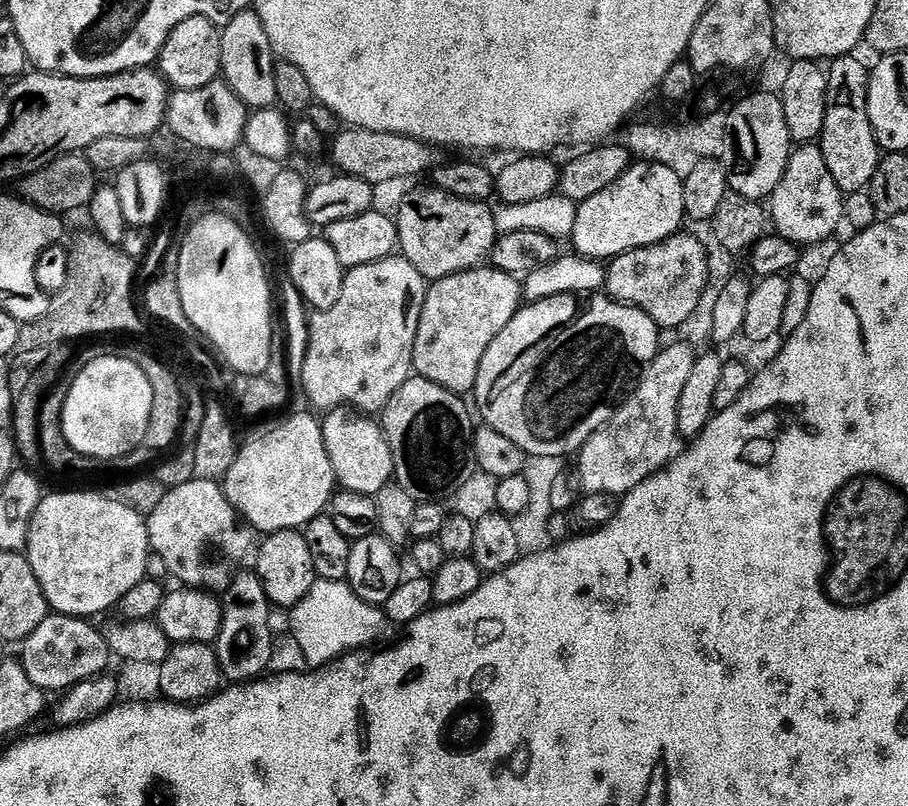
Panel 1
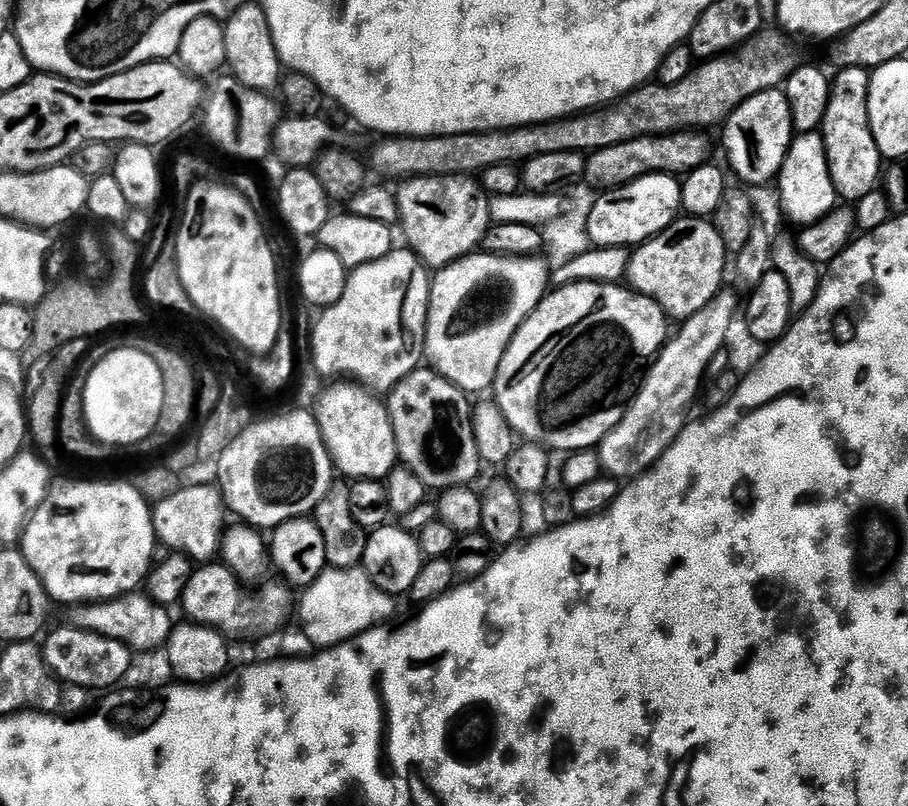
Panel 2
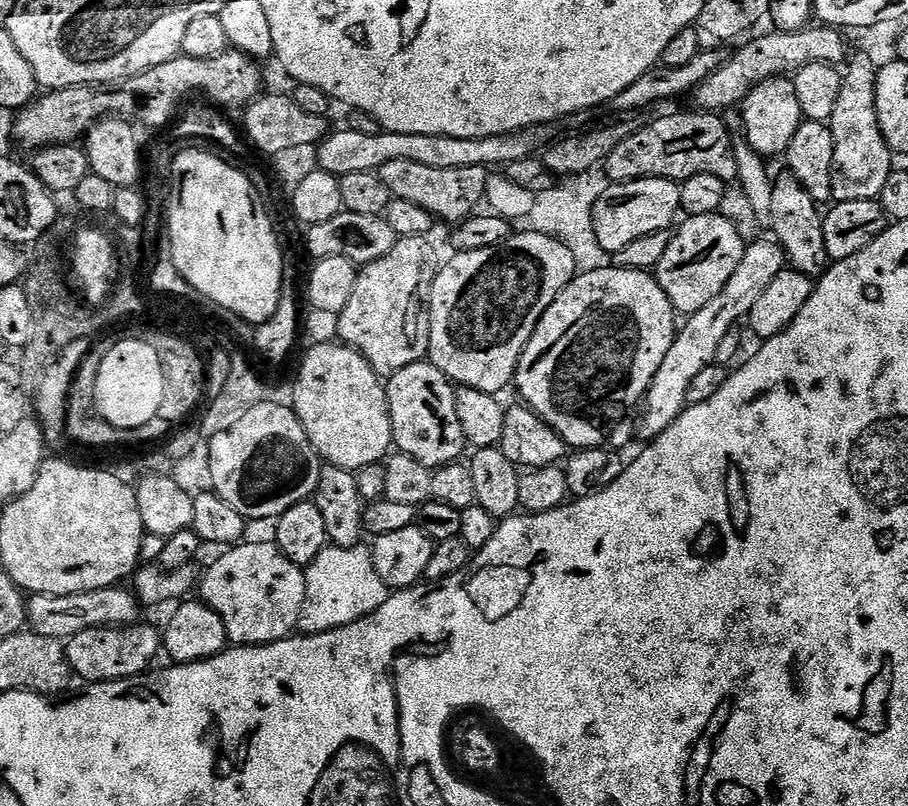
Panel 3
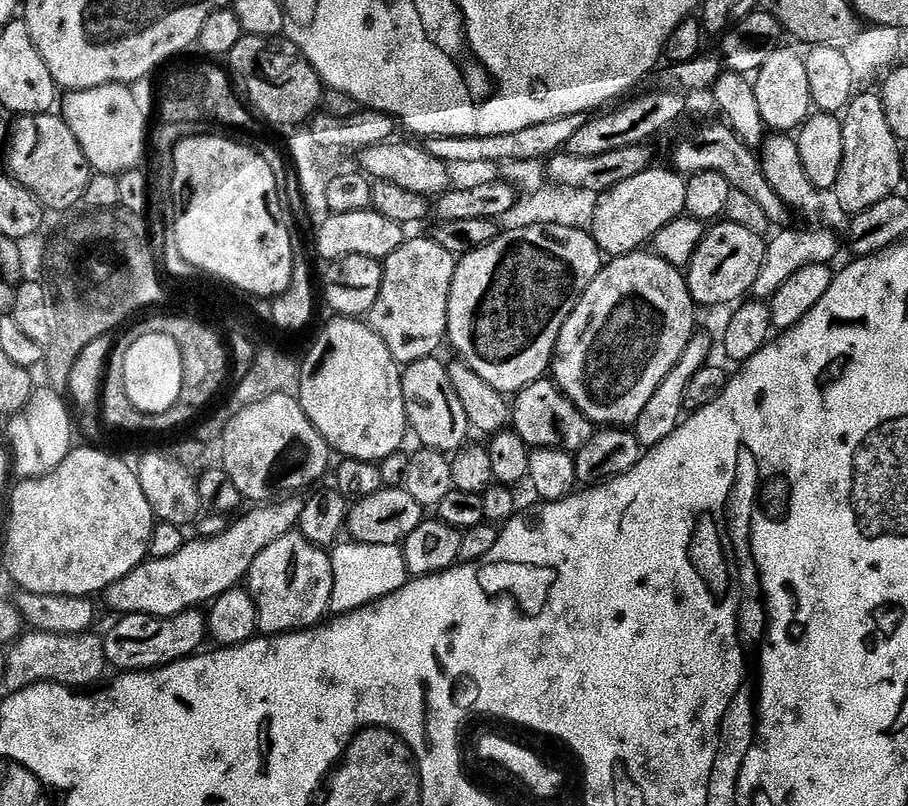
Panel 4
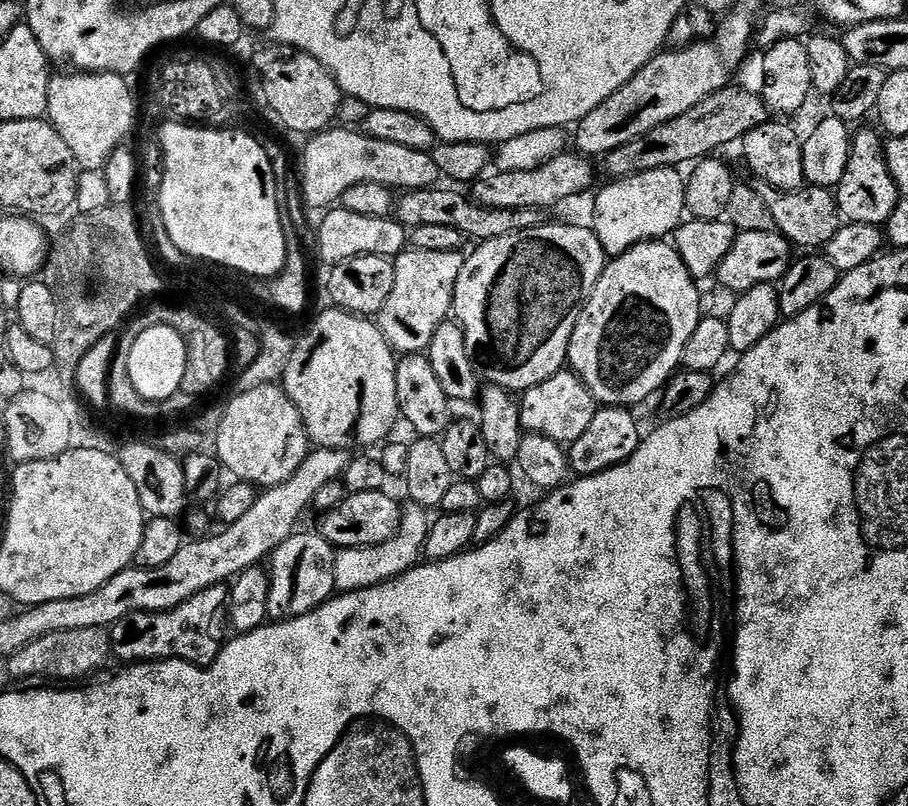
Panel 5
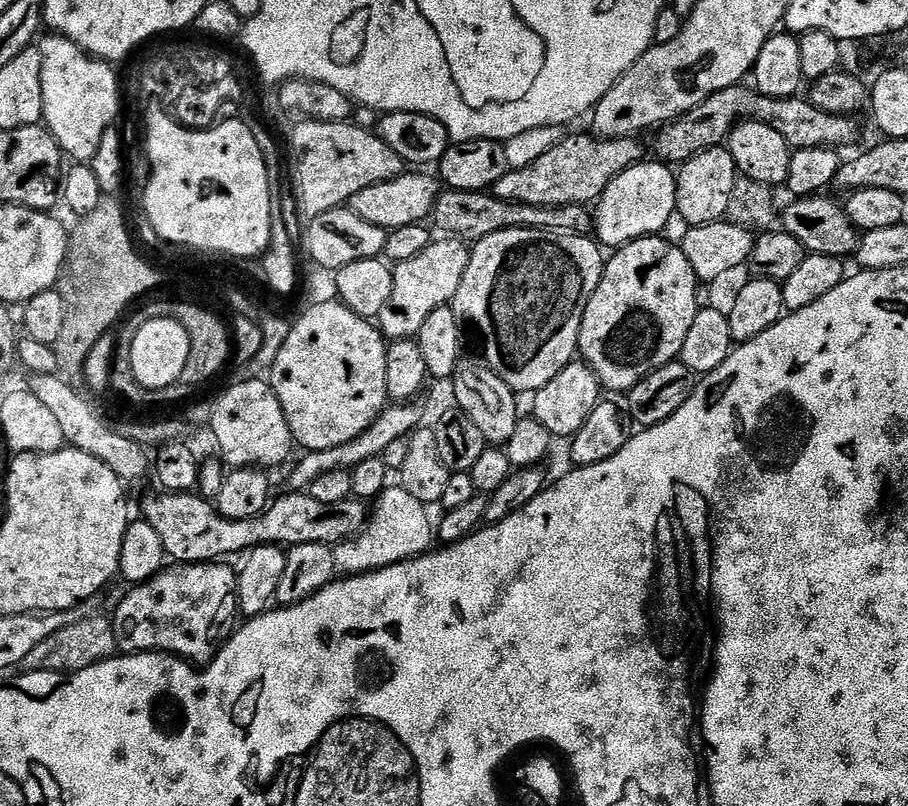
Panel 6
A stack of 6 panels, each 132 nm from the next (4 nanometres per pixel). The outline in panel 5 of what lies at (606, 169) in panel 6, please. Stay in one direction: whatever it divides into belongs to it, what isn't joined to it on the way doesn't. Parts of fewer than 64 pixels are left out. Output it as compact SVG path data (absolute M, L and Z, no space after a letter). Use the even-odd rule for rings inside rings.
M561 154L532 170L489 171L479 176L470 185L470 199L482 208L494 210L552 210L556 204L570 195L582 195L589 191L592 184L592 168L587 159L580 154Z

